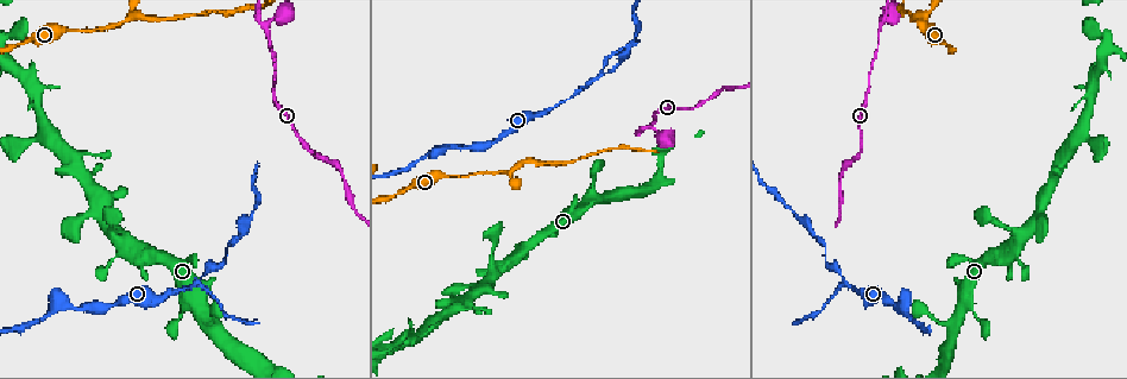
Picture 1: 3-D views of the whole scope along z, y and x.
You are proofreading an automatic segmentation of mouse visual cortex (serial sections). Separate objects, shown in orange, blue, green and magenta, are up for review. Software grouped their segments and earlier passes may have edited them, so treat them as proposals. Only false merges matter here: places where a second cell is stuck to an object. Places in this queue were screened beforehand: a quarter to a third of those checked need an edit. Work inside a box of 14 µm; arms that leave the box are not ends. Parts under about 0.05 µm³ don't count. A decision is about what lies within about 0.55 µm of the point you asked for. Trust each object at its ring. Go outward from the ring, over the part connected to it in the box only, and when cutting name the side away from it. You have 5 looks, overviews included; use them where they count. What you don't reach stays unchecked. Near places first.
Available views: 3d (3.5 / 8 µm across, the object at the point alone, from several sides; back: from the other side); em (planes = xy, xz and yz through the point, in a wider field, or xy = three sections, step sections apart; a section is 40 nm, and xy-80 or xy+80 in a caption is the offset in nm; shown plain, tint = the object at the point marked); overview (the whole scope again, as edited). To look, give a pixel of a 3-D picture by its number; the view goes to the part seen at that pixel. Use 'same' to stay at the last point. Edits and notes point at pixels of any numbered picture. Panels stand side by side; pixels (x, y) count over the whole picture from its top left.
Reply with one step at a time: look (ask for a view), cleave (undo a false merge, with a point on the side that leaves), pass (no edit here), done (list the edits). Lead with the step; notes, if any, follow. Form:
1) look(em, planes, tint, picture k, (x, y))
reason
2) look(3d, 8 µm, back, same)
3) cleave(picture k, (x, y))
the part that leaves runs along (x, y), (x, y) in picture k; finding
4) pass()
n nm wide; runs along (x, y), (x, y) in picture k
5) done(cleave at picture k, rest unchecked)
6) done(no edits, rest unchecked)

look(3d, 3.5 µm, picture 1, (497, 142))
narrows sharply

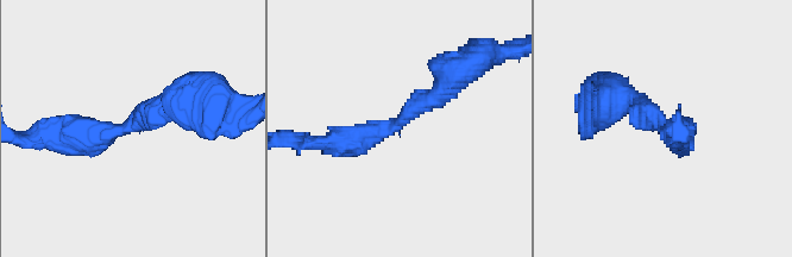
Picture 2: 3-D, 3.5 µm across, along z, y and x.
look(em, xy, step 1, tint, picture 2, (127, 123))
arms of 300, 350 nm

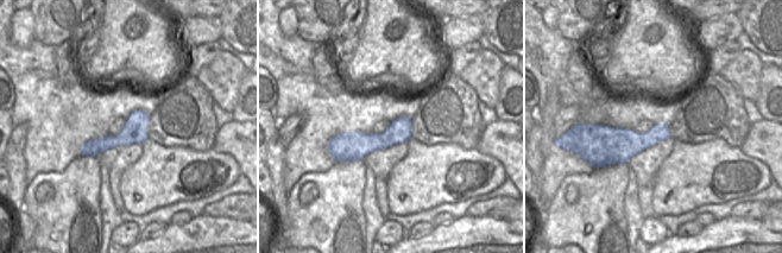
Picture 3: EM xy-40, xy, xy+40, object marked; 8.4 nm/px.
pass()
runs along (448, 79), (394, 125), (316, 143) in picture 2; one cell here

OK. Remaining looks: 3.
look(3d, 3.5 µm, picture 1, (65, 305))
branch point

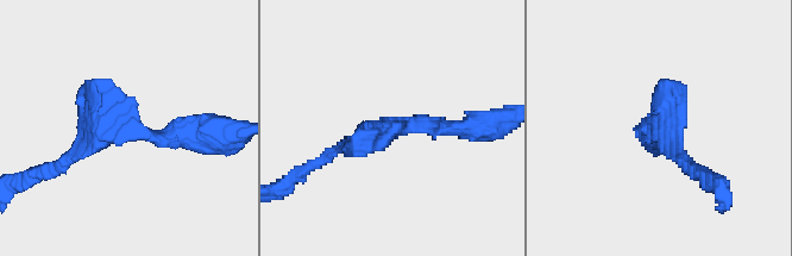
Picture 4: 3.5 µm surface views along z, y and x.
look(em, xy, step 5, tint, picture 4, (126, 130))

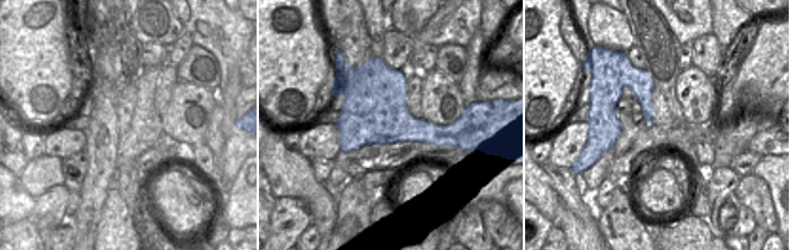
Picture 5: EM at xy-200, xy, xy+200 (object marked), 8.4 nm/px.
pass()
runs along (633, 72), (608, 102), (605, 147) in picture 5; all the same cell

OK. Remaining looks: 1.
done(no edits, rest unchecked)

